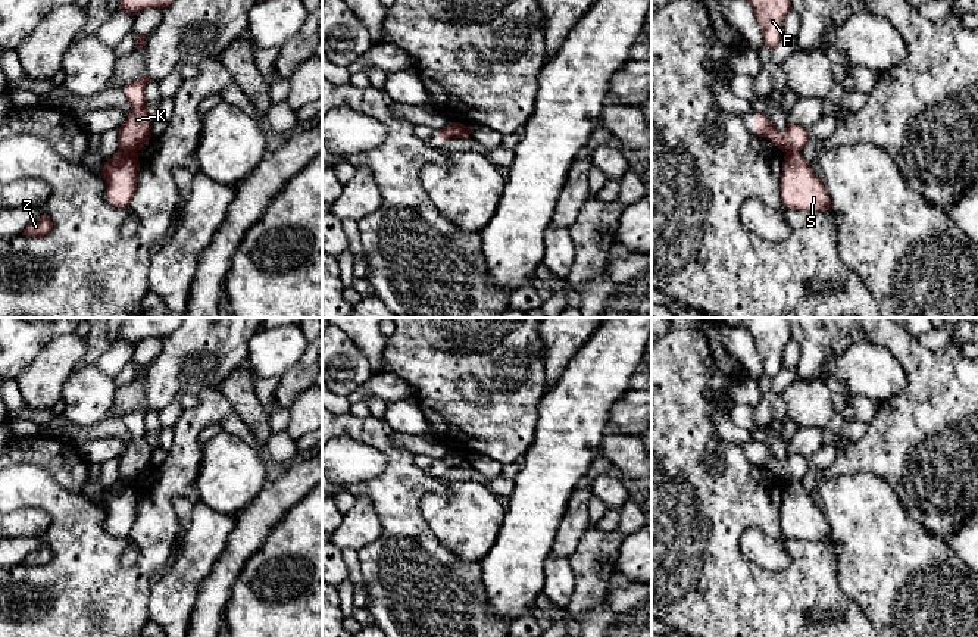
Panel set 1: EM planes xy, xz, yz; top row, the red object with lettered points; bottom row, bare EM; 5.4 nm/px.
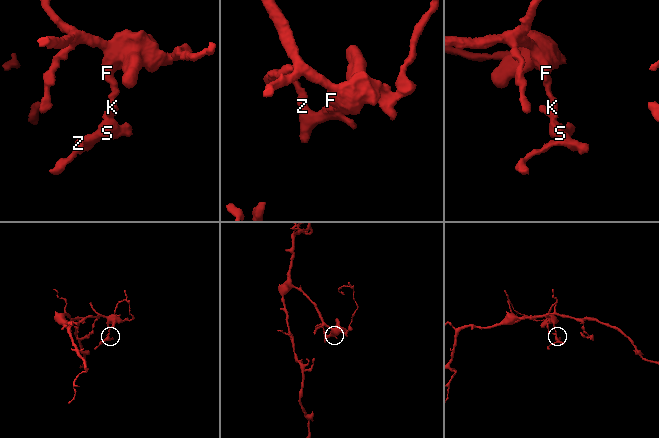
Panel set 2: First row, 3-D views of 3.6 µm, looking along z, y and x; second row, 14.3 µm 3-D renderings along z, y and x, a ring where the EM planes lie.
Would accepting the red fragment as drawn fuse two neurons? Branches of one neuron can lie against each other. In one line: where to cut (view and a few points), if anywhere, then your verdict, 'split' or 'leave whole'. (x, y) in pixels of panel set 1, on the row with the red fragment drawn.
xy (119, 149), (136, 152) | split

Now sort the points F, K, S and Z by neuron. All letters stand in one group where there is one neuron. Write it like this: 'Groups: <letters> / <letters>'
Groups: F K / S Z

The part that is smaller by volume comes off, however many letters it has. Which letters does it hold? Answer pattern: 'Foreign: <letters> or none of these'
Foreign: S, Z

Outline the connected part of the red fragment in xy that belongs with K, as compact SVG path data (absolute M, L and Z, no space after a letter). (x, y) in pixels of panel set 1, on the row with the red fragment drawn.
M150 76L138 78L124 85L124 93L131 104L131 112L119 127L118 147L122 152L138 152L151 137L151 118L147 113L146 85Z

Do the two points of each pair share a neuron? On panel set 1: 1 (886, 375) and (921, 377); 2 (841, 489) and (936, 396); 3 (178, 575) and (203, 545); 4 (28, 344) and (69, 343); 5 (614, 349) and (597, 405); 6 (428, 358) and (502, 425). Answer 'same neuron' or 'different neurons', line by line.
1: different neurons
2: different neurons
3: same neuron
4: different neurons
5: same neuron
6: same neuron

